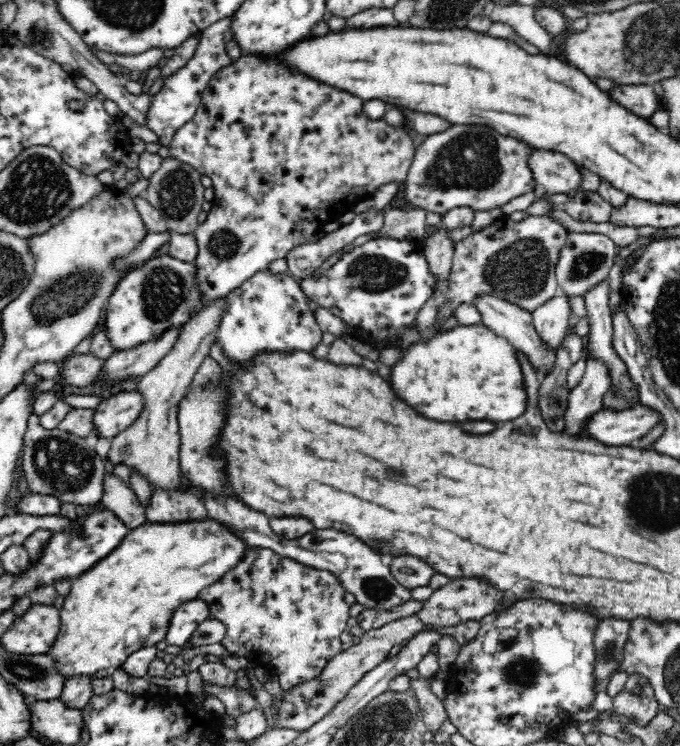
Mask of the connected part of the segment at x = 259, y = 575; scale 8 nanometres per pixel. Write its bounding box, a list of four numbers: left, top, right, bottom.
[197,547,350,691]

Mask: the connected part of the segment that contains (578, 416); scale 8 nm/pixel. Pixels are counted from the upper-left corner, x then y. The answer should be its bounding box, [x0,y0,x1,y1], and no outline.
[564,358,612,436]

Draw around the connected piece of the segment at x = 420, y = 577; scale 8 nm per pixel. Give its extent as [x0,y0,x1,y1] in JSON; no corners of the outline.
[387,555,437,589]

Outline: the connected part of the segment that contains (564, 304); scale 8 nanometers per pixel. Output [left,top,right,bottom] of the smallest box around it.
[531,293,572,349]

